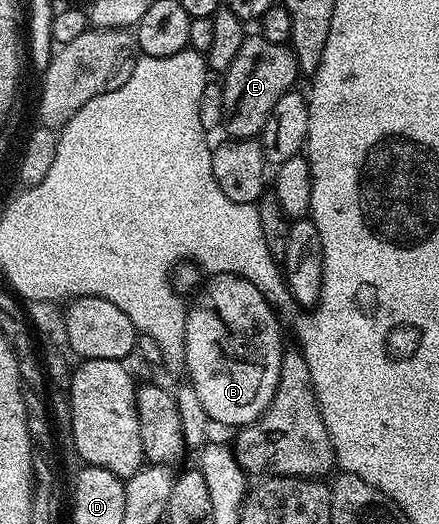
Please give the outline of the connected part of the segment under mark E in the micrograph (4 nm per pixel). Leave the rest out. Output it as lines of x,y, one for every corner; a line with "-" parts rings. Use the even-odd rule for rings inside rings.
247,36
241,48
222,75
223,113
222,129
228,130
232,139
254,139
262,134
265,120
269,120
269,112
273,112
273,104
281,100
281,96
292,93
295,81
301,78
301,71
295,53
290,45
281,42
270,42
262,36

